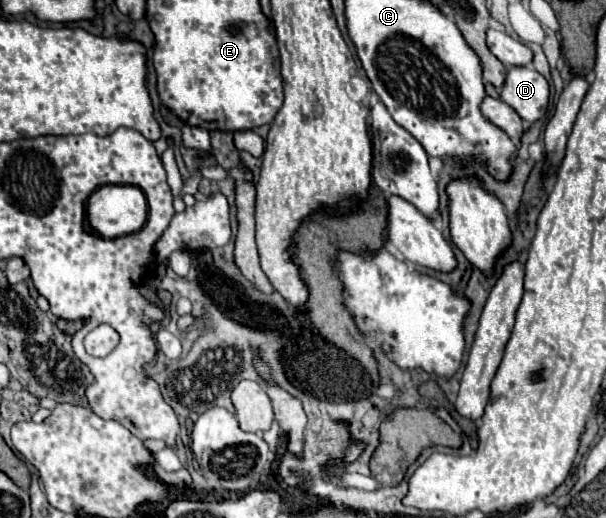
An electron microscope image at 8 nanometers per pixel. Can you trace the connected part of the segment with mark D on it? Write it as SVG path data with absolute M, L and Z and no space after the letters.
M513 66L507 68L499 98L525 122L535 122L547 110L549 84L533 66Z

